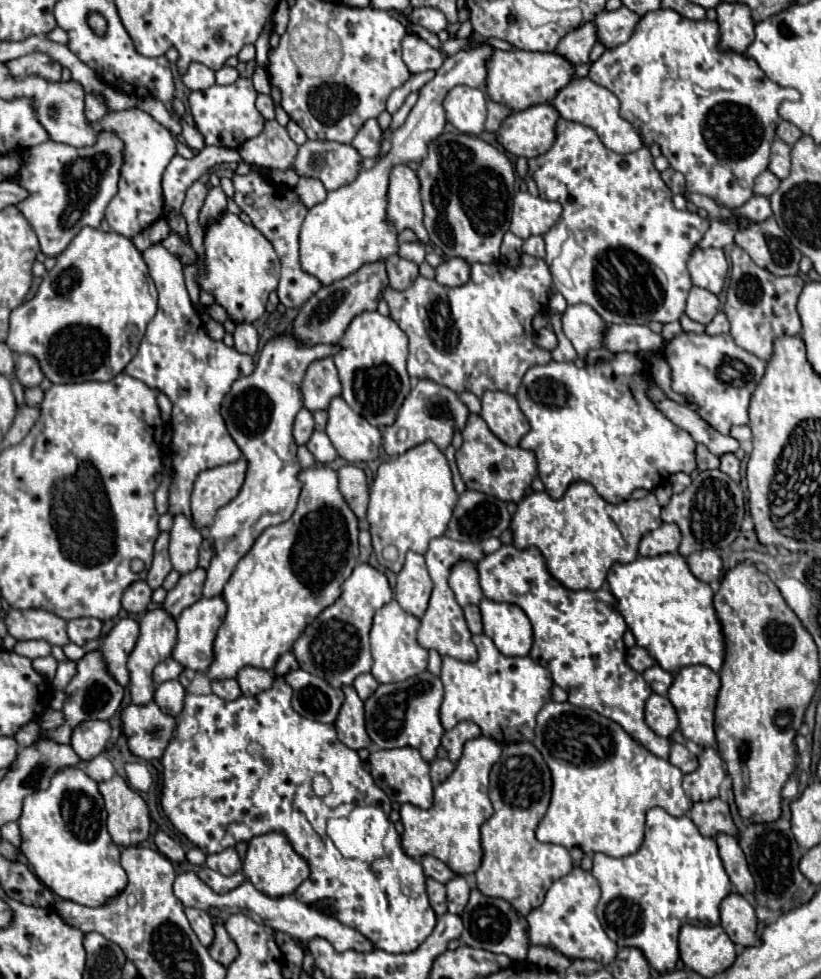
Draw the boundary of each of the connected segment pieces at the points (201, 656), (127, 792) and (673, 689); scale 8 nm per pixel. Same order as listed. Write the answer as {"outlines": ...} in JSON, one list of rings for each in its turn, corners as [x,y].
{"outlines":[[[[222,596],[214,598],[200,598],[196,604],[188,606],[180,618],[176,620],[178,626],[178,642],[172,652],[172,658],[178,660],[184,668],[196,670],[196,672],[206,672],[214,660],[214,638],[216,632],[226,616],[226,602]]],[[[120,774],[98,784],[106,802],[108,832],[118,846],[136,846],[148,838],[150,812],[140,794],[136,794]]],[[[686,666],[676,676],[668,690],[668,700],[674,704],[680,720],[680,730],[686,740],[694,740],[700,748],[714,748],[714,706],[720,690],[720,676],[708,666]]]]}

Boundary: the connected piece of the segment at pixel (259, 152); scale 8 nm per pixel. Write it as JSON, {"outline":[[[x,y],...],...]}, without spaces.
{"outline":[[[270,120],[266,122],[262,134],[246,140],[238,152],[248,164],[258,164],[268,170],[284,170],[294,164],[298,146],[290,140],[286,128],[282,128],[276,120]]]}

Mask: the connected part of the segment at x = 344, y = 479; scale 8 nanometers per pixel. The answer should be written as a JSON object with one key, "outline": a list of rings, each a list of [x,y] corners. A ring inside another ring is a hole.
{"outline":[[[346,464],[338,470],[338,476],[340,476],[338,488],[342,496],[346,498],[346,502],[358,516],[358,520],[362,522],[366,516],[366,508],[368,508],[368,482],[366,482],[364,470],[354,464]]]}

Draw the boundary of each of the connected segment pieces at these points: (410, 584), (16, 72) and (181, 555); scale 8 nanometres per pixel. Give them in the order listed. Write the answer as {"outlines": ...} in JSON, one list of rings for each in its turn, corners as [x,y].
{"outlines":[[[[408,552],[402,572],[396,582],[396,600],[412,616],[422,618],[432,592],[432,580],[422,554]]],[[[44,52],[26,54],[22,58],[16,58],[16,60],[8,62],[6,66],[10,68],[10,74],[16,76],[16,78],[38,74],[38,76],[42,76],[46,80],[52,80],[52,82],[60,80],[60,72],[62,72],[62,66]]],[[[186,516],[174,518],[174,528],[170,532],[170,562],[176,572],[186,574],[198,568],[198,548],[202,540],[202,534]]]]}

